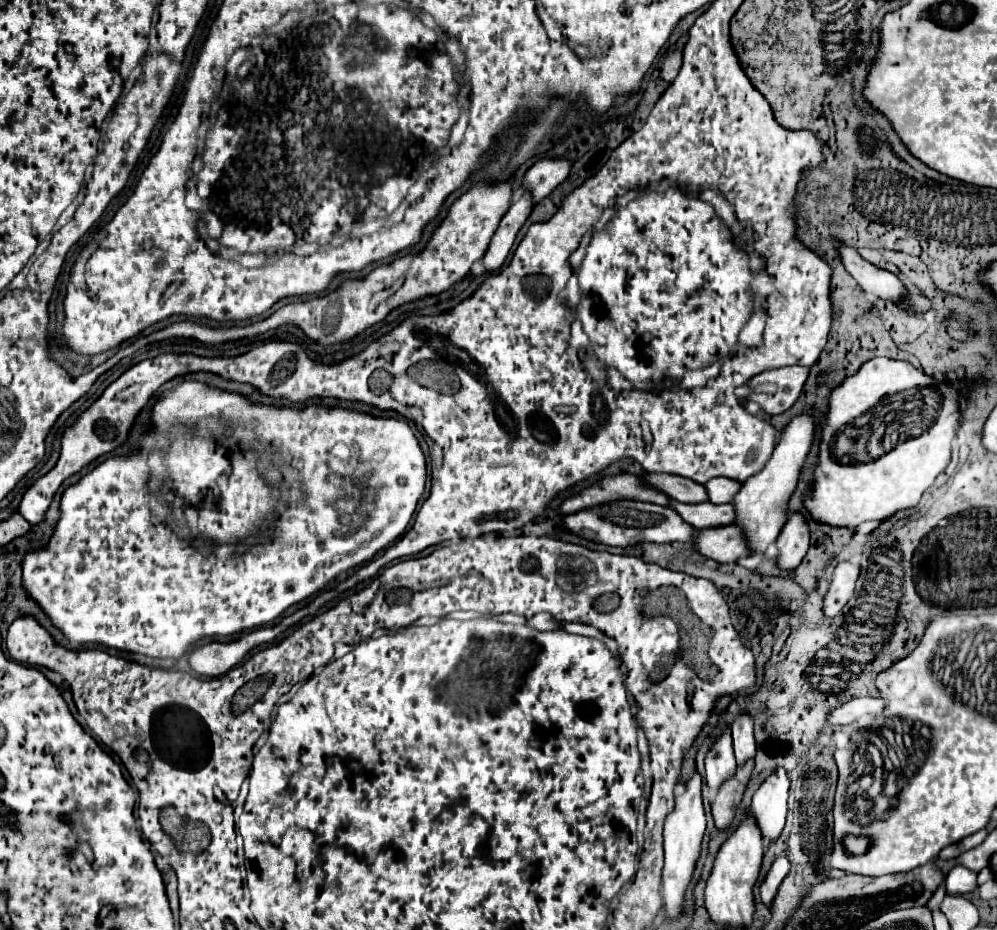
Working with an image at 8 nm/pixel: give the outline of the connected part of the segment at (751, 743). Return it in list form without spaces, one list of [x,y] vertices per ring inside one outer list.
[[[740,715],[732,725],[732,739],[734,739],[734,755],[736,763],[742,767],[748,759],[756,757],[756,741],[752,731],[750,715]]]

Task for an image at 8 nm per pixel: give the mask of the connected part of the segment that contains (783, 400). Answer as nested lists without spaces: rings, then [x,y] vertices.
[[[780,367],[764,371],[750,379],[752,393],[748,401],[756,401],[766,413],[778,415],[794,405],[808,377],[808,367]]]

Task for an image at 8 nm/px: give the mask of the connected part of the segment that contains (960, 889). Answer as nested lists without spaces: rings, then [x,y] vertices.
[[[954,865],[946,877],[946,893],[948,895],[962,895],[962,893],[970,893],[978,887],[976,883],[978,873],[962,867],[962,865]]]

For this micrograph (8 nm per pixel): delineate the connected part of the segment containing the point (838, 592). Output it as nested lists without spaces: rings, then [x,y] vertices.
[[[842,561],[836,565],[830,591],[824,599],[824,613],[828,617],[838,615],[842,611],[842,607],[854,597],[854,589],[856,589],[860,571],[862,571],[862,567],[852,561]]]

